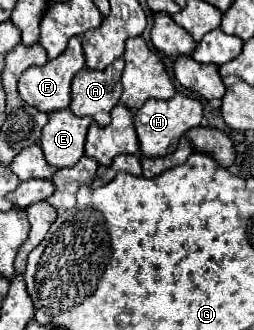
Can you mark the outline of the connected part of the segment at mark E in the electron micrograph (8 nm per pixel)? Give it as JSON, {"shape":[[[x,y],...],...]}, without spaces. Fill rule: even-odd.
{"shape":[[[68,108],[50,112],[40,138],[46,162],[56,168],[74,166],[84,156],[84,140],[90,124],[92,118],[78,118]]]}

